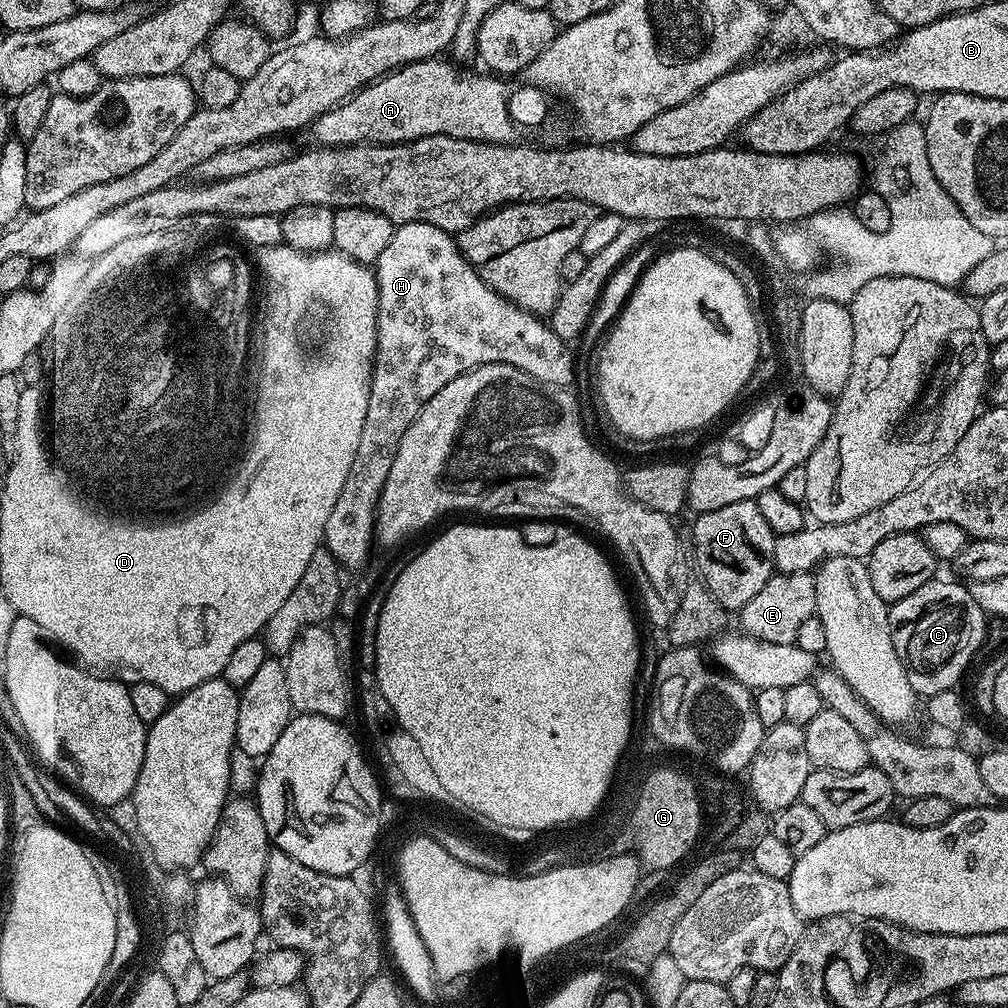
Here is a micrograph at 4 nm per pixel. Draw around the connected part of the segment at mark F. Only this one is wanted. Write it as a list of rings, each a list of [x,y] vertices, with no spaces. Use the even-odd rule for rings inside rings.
[[[755,500],[730,502],[730,506],[721,506],[719,510],[701,512],[695,519],[692,544],[696,547],[694,568],[700,571],[699,579],[724,608],[744,608],[774,575],[772,559],[777,537],[766,526],[766,518],[762,518]]]

